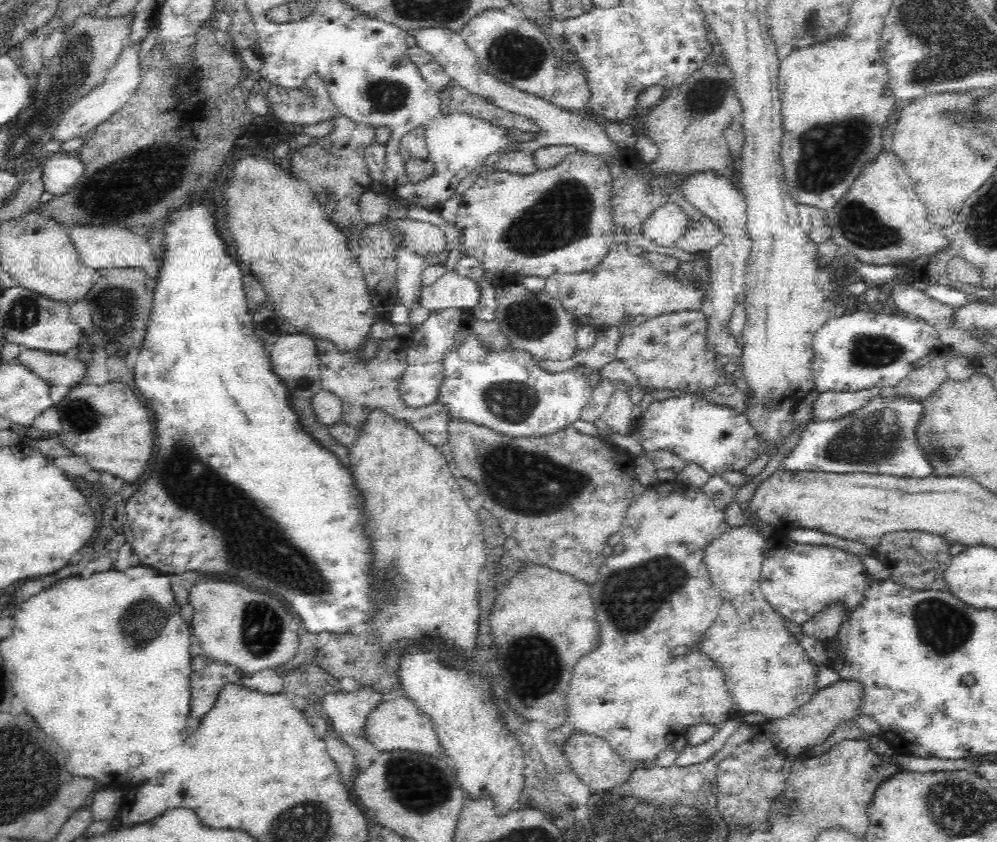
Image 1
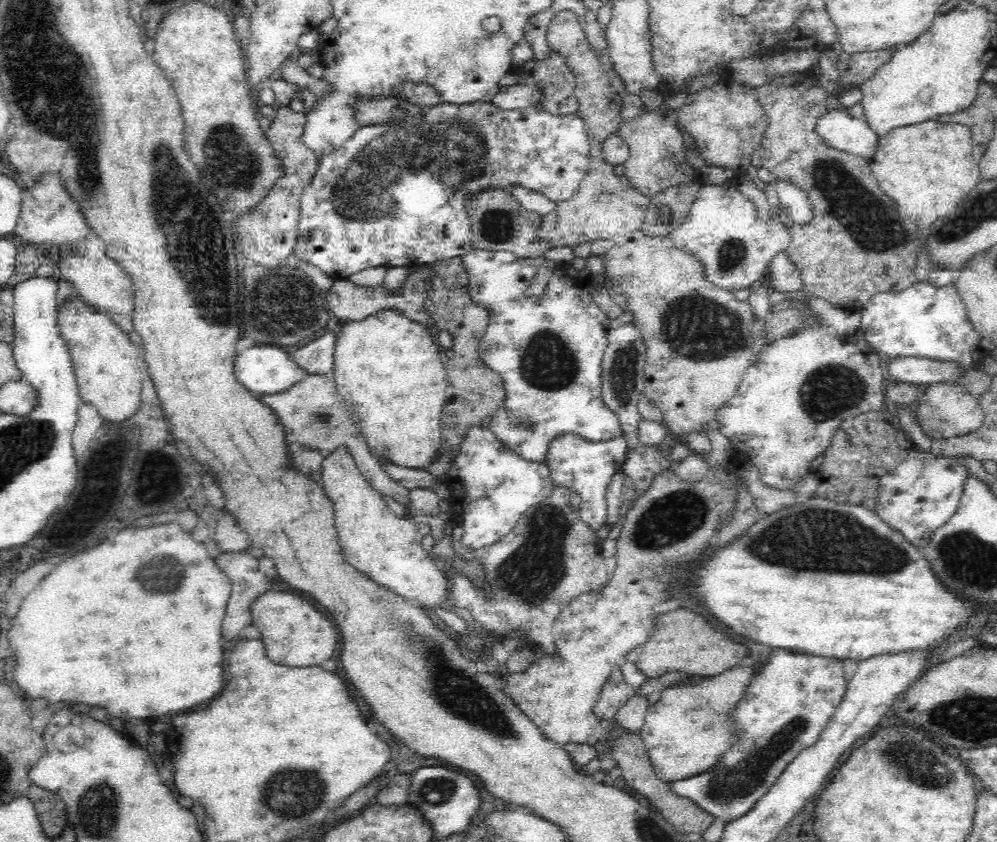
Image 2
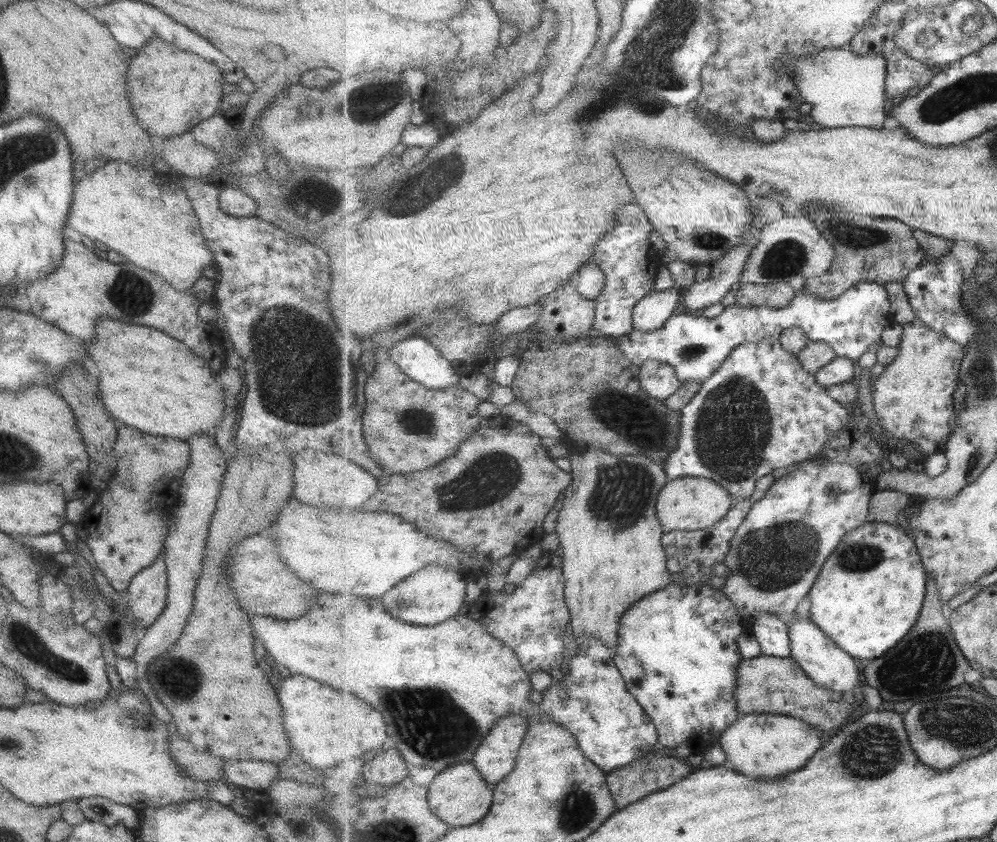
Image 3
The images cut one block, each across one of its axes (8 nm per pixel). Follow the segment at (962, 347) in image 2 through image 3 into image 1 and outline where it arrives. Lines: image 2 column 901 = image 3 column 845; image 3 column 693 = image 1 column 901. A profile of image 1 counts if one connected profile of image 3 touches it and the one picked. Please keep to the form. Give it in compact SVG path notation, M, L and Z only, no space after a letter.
M859 308L844 312L838 318L826 320L812 340L812 364L810 375L818 394L826 391L858 392L872 386L893 387L904 380L913 370L922 368L945 350L939 340L939 332L922 319L901 314L893 309L874 313Z

